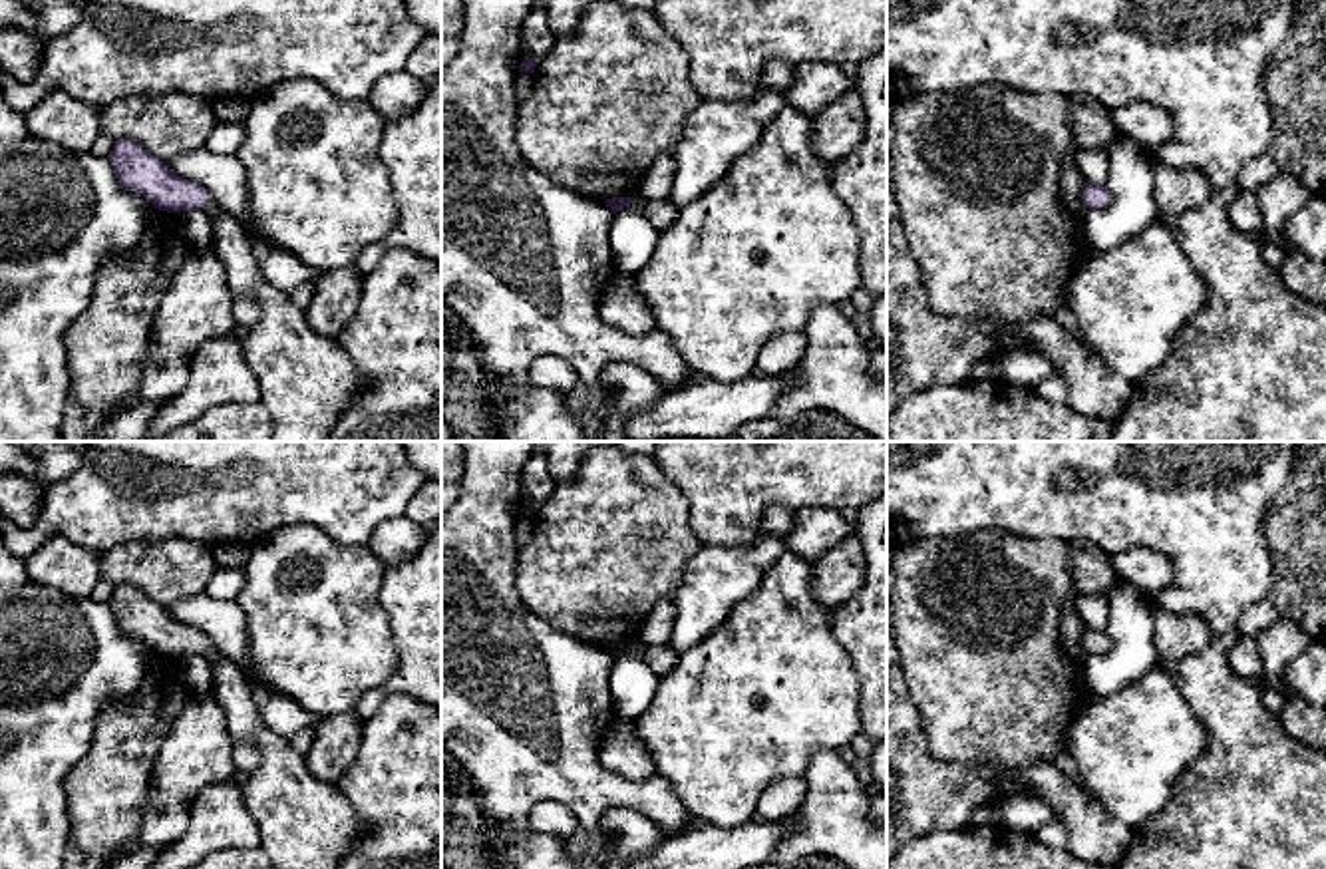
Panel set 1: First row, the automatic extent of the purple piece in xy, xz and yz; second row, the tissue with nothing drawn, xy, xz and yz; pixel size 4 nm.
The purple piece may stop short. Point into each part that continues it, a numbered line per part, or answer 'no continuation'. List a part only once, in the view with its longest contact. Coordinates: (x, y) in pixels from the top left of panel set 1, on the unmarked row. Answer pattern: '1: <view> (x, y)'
1: xy (305, 824)

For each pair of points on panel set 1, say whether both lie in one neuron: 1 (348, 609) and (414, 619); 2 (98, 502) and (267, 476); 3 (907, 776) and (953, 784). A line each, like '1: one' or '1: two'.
1: two
2: one
3: one

